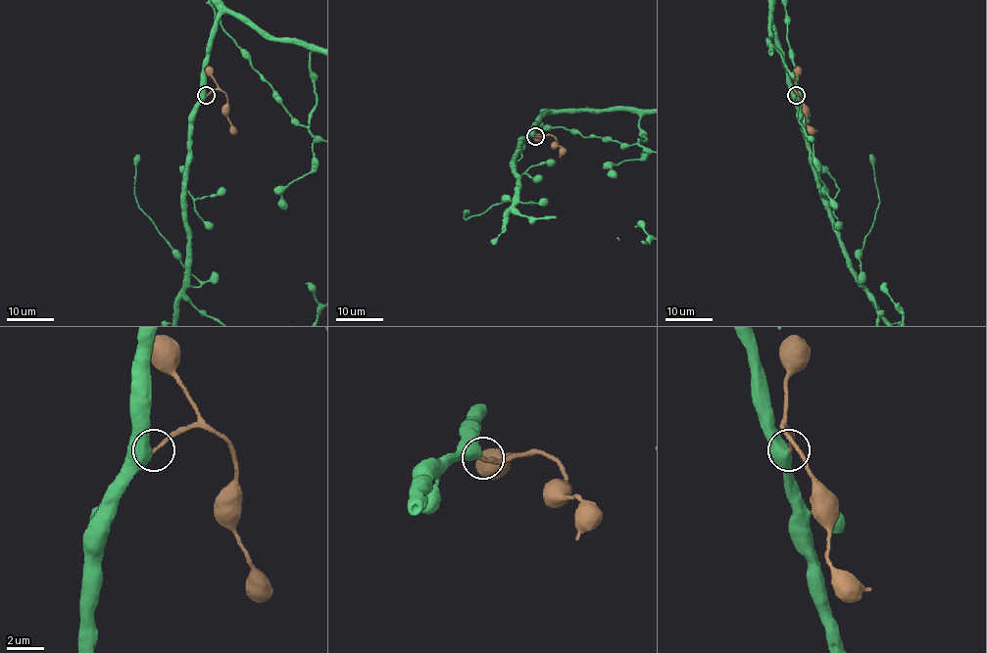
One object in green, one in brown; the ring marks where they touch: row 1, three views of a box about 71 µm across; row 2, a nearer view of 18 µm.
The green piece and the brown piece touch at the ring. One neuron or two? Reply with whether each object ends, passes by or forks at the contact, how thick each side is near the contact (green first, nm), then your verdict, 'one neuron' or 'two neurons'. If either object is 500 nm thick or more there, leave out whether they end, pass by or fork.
600/170 nm | one neuron

